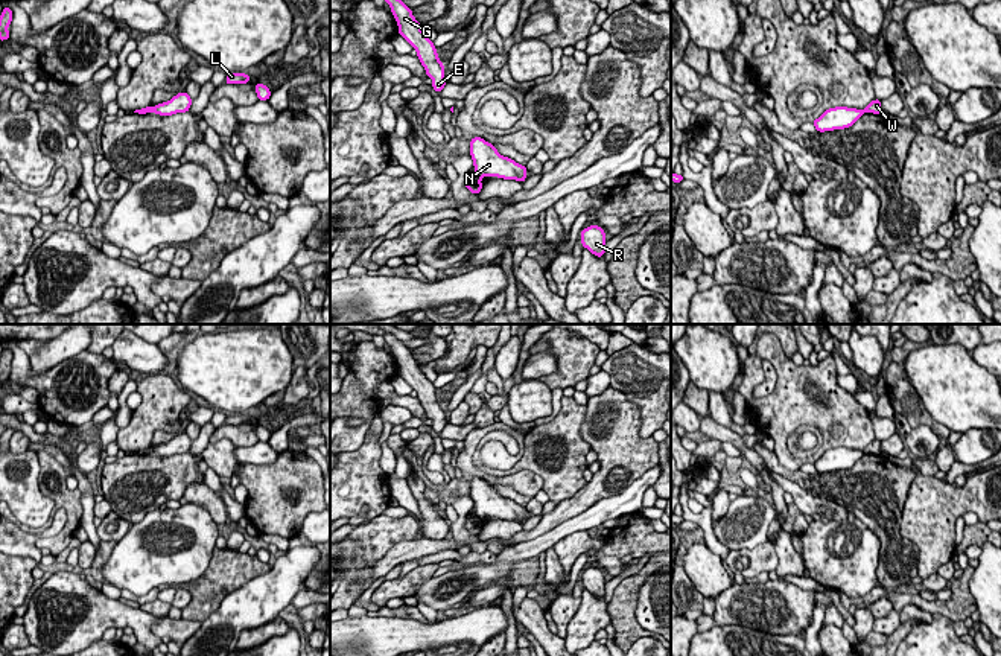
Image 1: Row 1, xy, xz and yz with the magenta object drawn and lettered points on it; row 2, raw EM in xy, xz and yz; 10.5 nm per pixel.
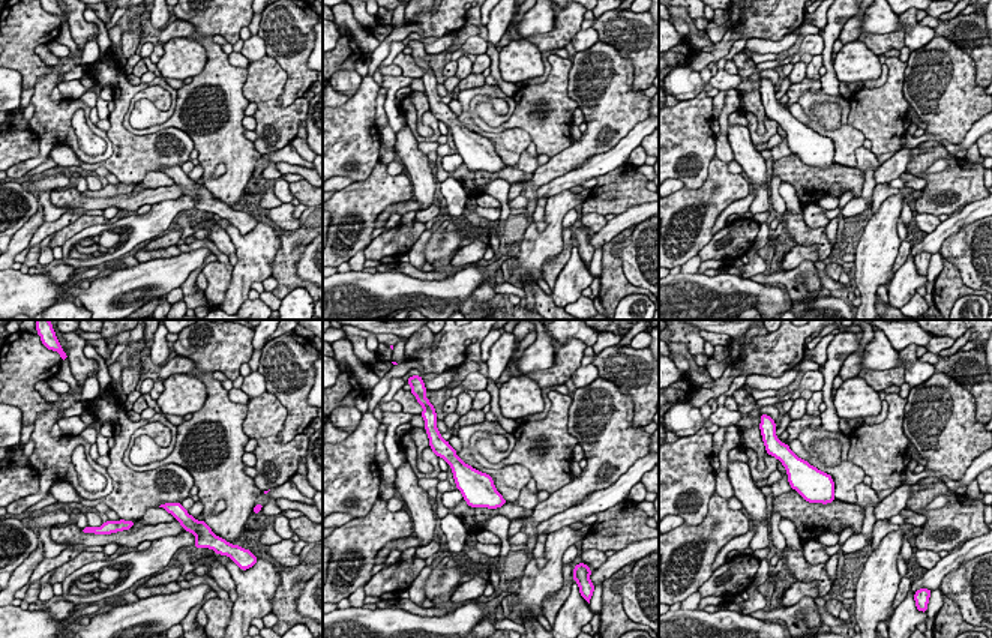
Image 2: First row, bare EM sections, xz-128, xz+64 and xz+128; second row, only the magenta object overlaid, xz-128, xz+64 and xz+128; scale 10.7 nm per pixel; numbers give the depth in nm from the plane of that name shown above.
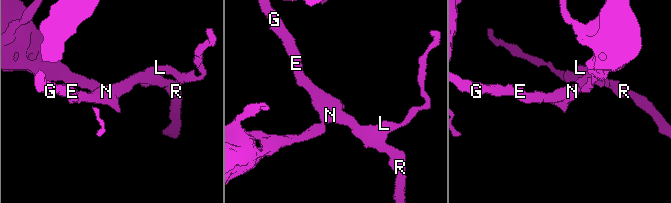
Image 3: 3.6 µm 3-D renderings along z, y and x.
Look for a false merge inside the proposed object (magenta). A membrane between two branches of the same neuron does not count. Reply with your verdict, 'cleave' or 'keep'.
cleave

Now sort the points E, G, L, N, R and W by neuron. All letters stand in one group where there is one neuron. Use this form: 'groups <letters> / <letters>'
groups E G L N R / W

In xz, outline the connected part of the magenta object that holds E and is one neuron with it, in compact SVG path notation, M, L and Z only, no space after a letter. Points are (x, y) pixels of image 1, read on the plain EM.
M386 333L383 338L397 362L397 374L417 391L417 397L424 408L427 419L434 422L432 429L440 434L447 422L444 419L444 406L438 400L437 388L424 376L420 364L412 356L412 352L400 339L397 339L392 333Z

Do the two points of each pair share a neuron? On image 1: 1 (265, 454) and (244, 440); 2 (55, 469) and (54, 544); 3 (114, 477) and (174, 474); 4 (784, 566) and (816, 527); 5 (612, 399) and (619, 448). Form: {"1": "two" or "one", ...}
{"1": "two", "2": "one", "3": "one", "4": "two", "5": "one"}

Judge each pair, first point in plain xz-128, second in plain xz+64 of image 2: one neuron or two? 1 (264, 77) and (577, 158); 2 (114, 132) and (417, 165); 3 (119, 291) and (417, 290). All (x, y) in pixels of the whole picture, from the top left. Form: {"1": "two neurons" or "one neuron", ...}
{"1": "one neuron", "2": "two neurons", "3": "one neuron"}

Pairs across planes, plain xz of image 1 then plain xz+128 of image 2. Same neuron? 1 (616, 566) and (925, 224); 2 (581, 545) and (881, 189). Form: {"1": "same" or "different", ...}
{"1": "same", "2": "different"}

